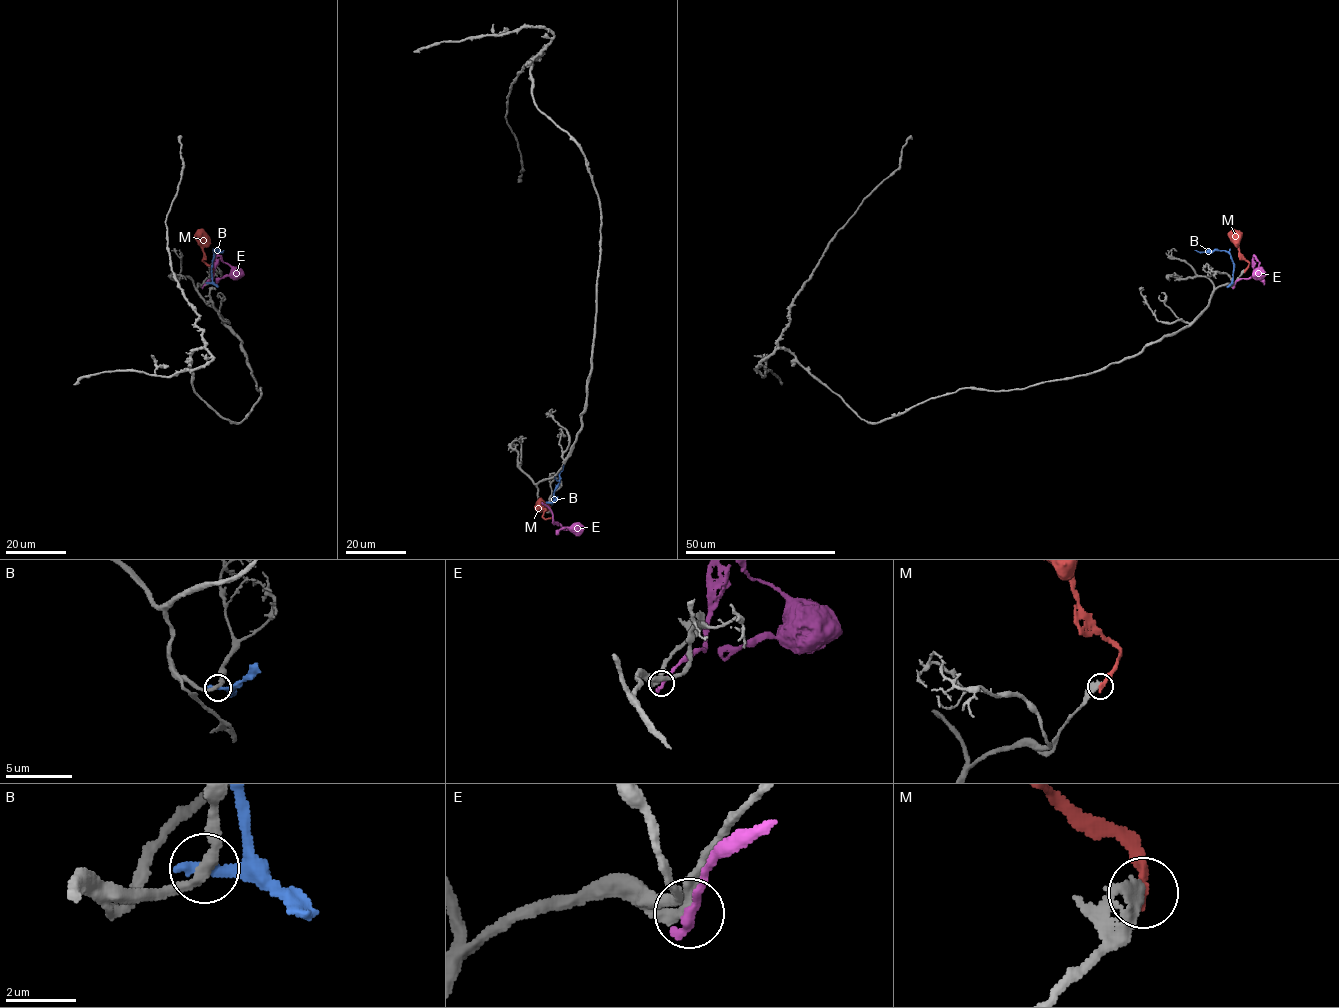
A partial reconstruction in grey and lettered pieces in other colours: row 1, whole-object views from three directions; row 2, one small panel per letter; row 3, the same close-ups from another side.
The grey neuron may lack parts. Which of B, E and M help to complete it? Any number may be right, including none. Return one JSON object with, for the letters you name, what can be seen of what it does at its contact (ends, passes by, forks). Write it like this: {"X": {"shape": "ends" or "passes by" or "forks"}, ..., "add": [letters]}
{"add": []}

